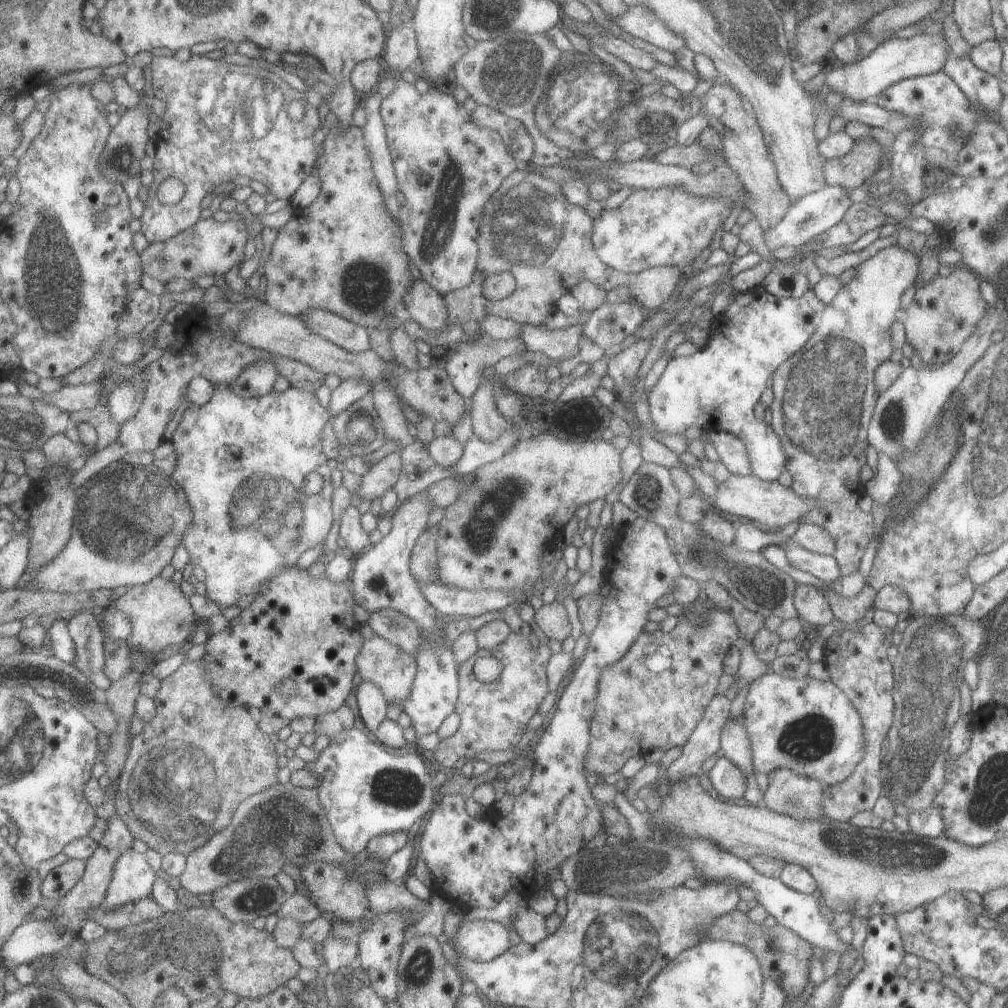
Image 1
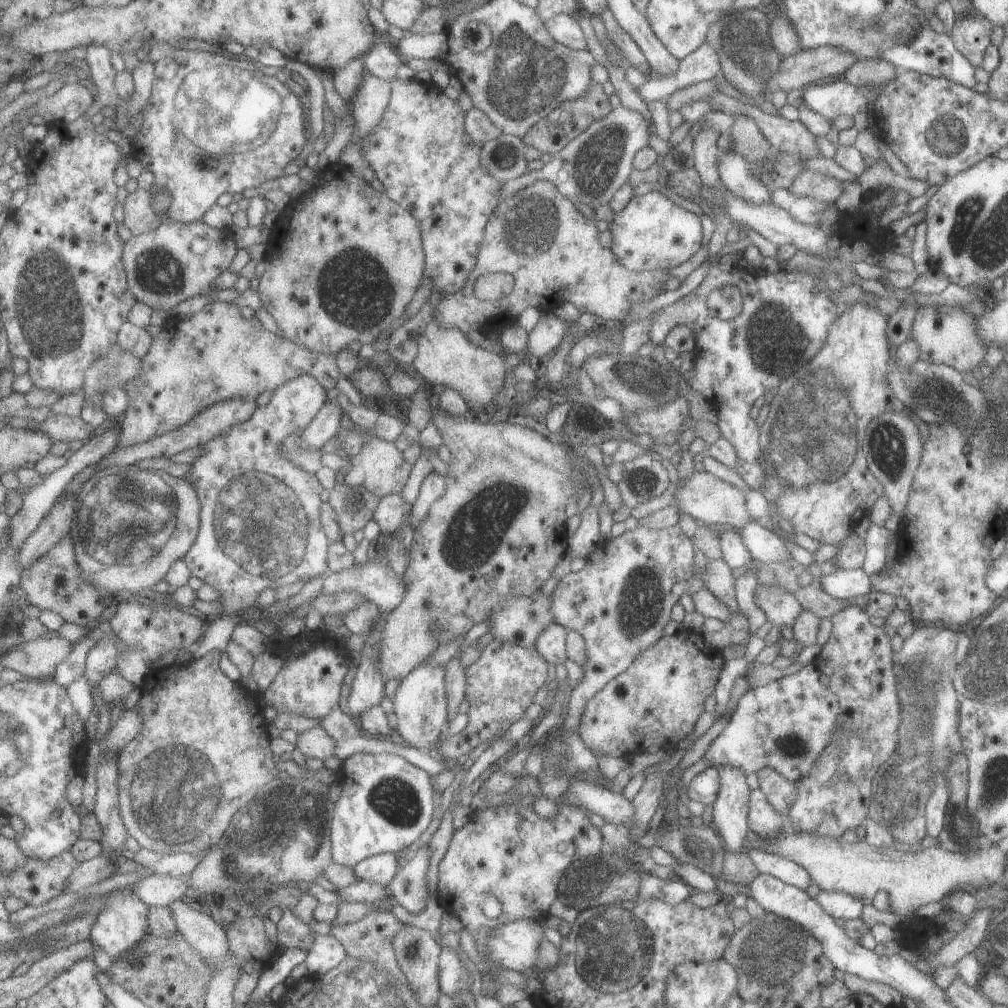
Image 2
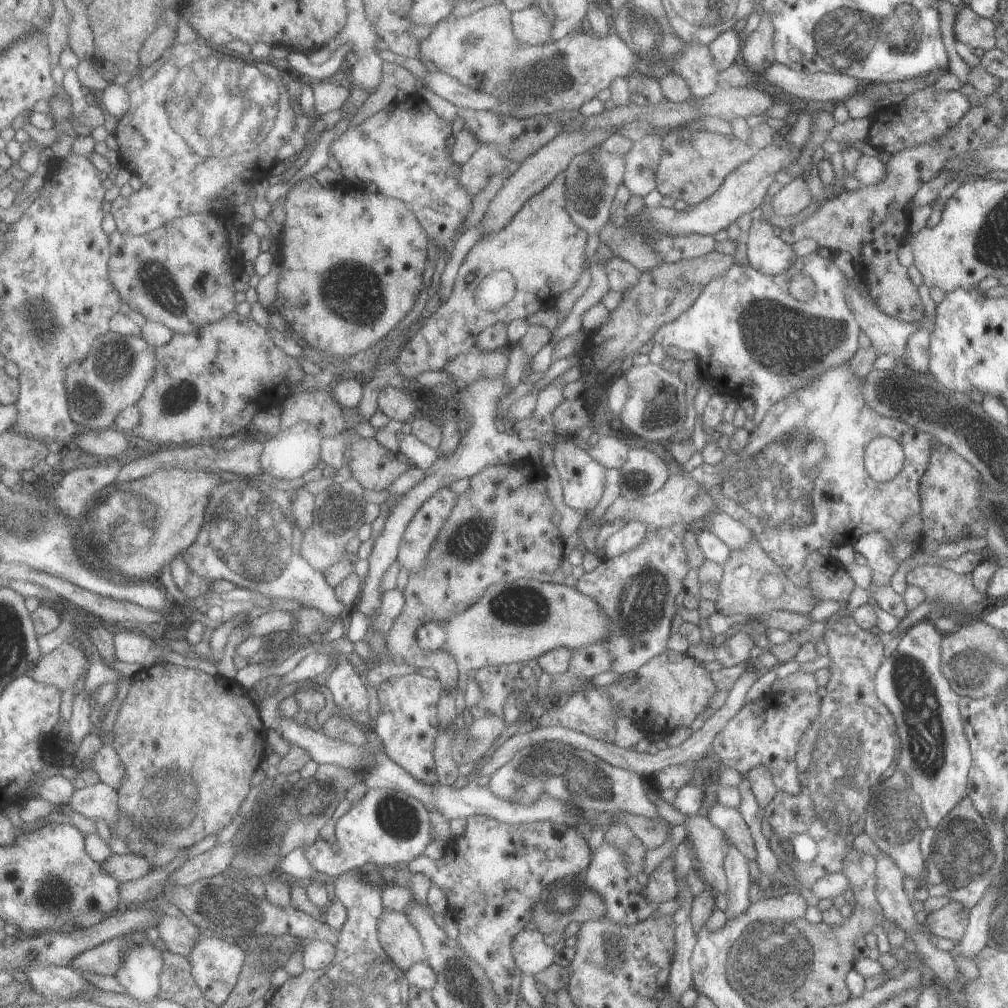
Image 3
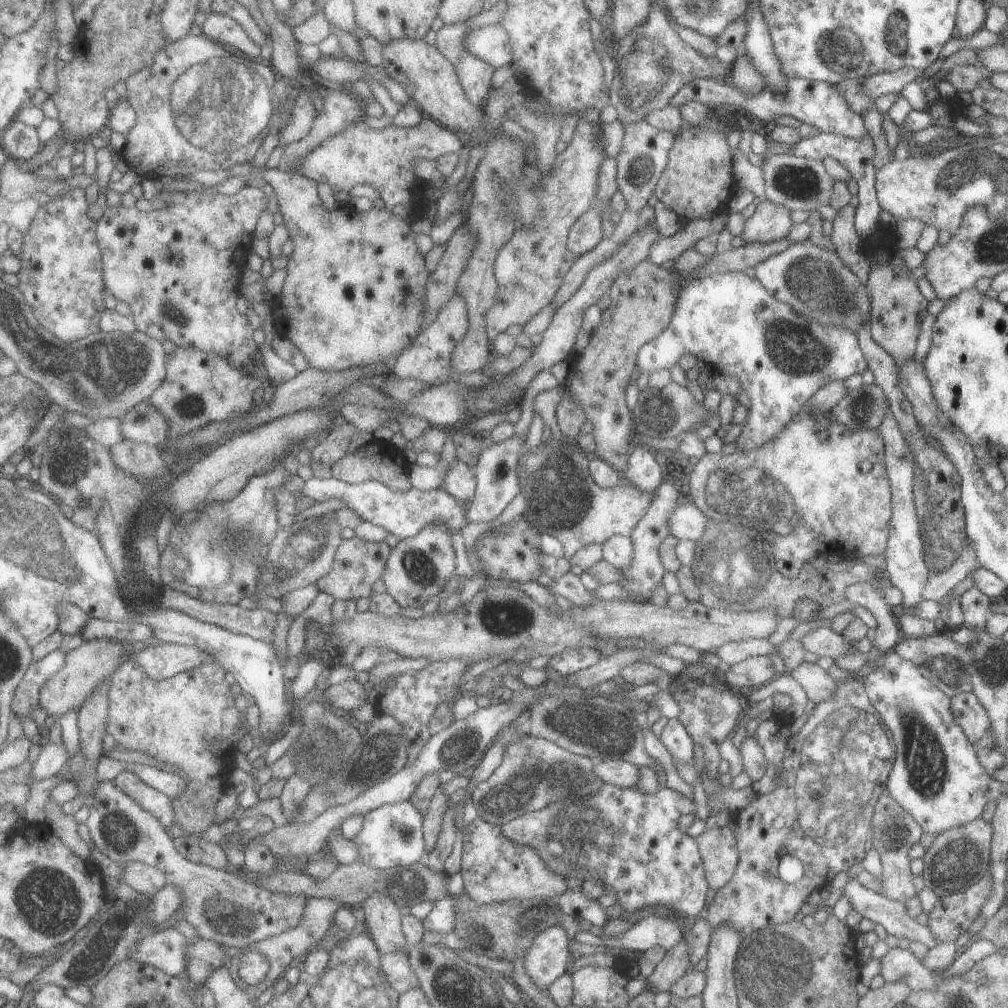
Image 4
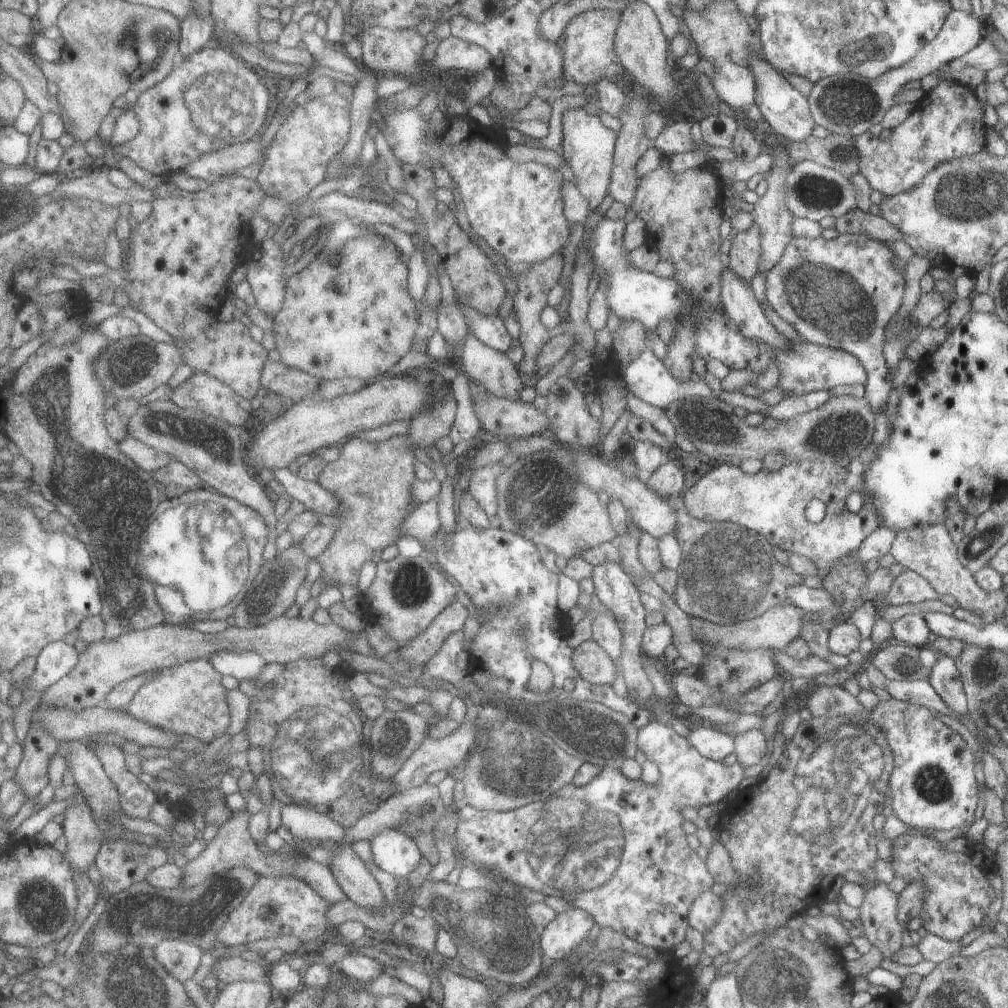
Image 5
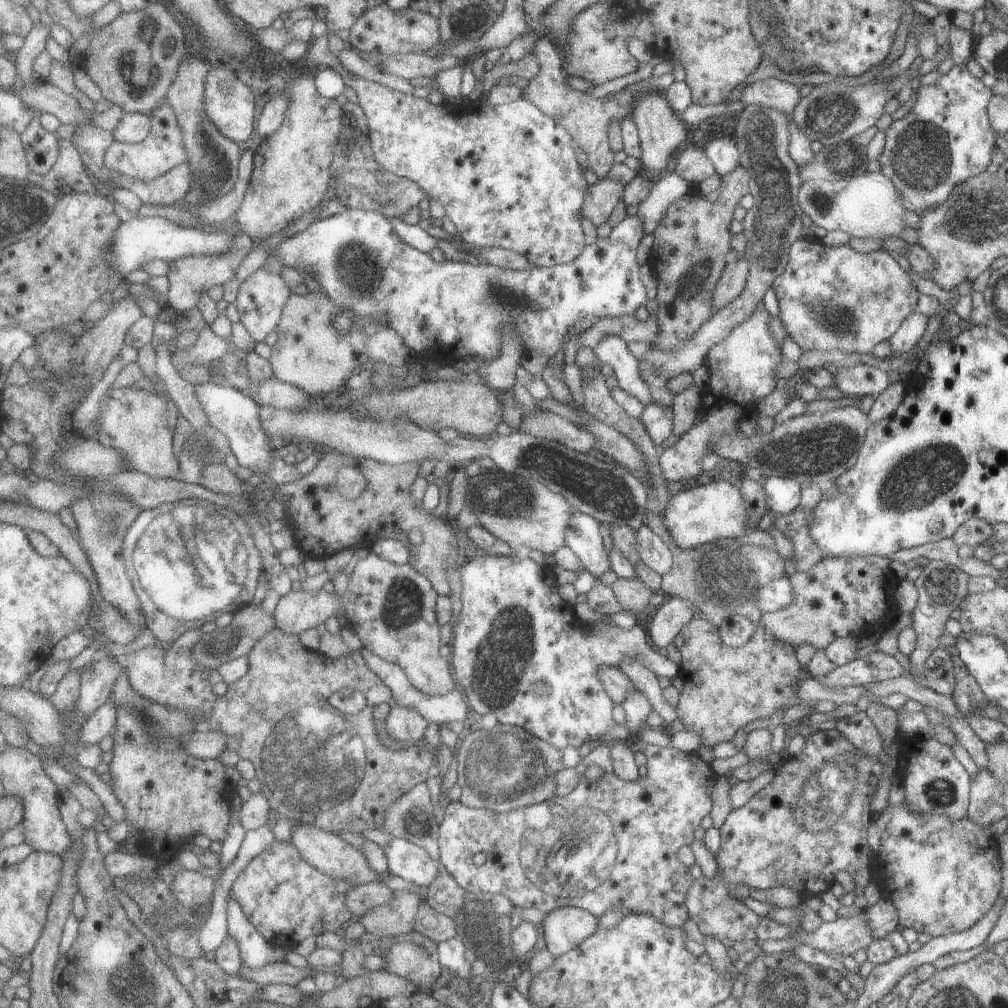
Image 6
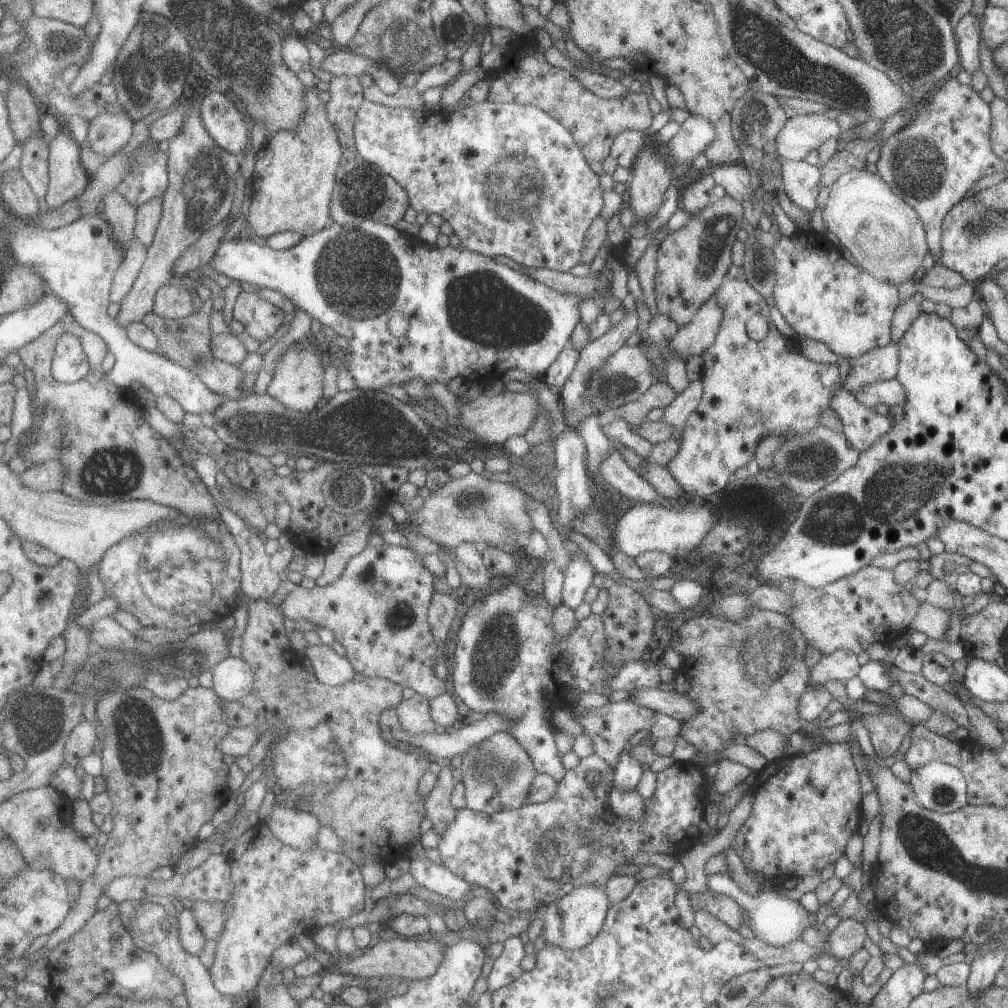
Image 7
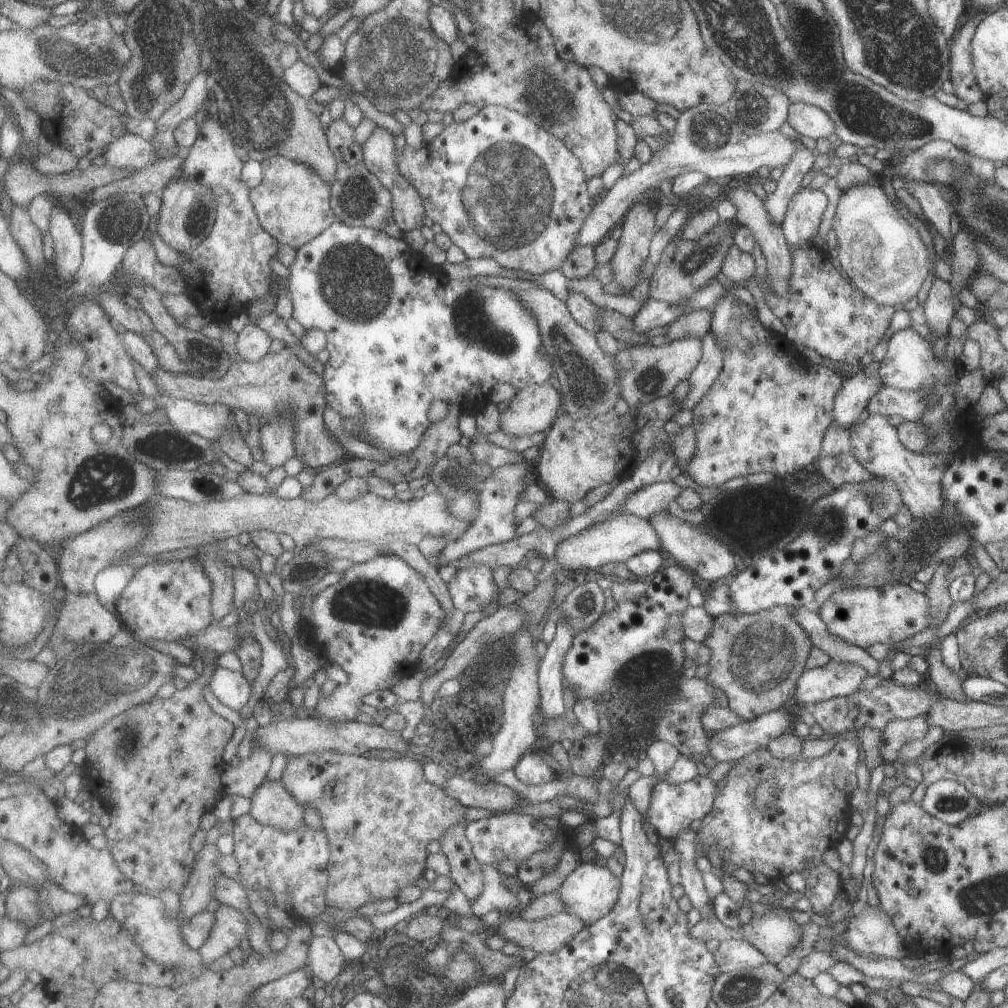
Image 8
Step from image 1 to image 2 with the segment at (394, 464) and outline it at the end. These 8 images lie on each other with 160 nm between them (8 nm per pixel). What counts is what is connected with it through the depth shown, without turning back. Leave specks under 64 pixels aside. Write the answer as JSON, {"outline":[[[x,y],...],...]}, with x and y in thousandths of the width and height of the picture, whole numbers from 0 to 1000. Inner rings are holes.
{"outline":[[[336,477],[326,486],[326,498],[333,503],[337,532],[359,525],[368,515],[378,494],[367,490],[359,481],[345,482]]]}

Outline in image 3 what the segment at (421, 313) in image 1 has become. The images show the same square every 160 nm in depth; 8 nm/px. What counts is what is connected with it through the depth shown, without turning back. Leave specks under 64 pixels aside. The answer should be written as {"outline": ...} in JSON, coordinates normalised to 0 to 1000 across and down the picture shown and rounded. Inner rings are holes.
{"outline":[[[471,344],[464,351],[445,357],[439,367],[450,373],[453,380],[465,382],[476,376],[491,376],[495,371],[500,371],[504,354],[500,350]]]}

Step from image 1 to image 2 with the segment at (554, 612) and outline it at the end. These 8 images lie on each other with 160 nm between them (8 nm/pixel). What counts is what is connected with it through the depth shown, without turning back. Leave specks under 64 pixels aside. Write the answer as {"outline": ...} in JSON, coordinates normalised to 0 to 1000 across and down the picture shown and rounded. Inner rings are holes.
{"outline":[[[555,618],[546,619],[542,627],[538,627],[534,633],[531,643],[536,651],[548,661],[559,661],[563,655],[562,635],[563,625]]]}

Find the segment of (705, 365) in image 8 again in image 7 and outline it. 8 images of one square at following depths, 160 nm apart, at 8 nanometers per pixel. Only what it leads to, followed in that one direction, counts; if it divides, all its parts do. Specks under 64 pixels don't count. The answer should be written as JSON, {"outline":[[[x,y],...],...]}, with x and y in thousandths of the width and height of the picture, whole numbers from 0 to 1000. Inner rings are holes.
{"outline":[[[694,375],[691,379],[686,379],[679,389],[673,390],[673,393],[665,401],[658,403],[657,418],[669,425],[671,435],[677,434],[679,419],[688,409],[688,405],[694,401],[697,389],[698,377]]]}

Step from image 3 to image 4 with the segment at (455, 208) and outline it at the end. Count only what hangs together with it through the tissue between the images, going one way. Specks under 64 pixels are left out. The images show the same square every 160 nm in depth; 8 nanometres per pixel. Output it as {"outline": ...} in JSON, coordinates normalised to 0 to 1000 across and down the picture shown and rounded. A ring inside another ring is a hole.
{"outline":[[[420,115],[418,121],[408,126],[385,125],[371,129],[362,119],[355,120],[339,131],[326,135],[316,146],[307,149],[293,163],[299,174],[315,181],[323,181],[329,188],[345,188],[354,183],[367,183],[382,200],[382,206],[409,221],[416,214],[424,214],[429,202],[417,188],[415,175],[411,173],[411,159],[433,157],[442,151],[454,149],[459,138],[452,131],[442,128],[431,118]]]}

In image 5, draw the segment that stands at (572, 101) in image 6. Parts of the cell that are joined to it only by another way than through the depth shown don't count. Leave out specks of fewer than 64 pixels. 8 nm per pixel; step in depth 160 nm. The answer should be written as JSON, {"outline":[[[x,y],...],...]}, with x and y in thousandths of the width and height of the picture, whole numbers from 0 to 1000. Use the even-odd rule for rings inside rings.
{"outline":[[[575,105],[562,109],[558,115],[559,142],[556,151],[565,163],[572,188],[583,198],[585,208],[589,209],[599,198],[601,187],[604,187],[613,131],[598,124],[593,114],[581,111]]]}

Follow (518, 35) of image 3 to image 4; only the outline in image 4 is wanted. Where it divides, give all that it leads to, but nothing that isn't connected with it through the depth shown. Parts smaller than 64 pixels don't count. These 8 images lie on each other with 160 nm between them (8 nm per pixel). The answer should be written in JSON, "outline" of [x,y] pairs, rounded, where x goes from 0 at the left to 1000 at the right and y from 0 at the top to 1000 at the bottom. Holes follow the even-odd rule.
{"outline":[[[496,24],[468,28],[462,35],[463,42],[459,45],[491,68],[509,61],[509,48],[504,31]]]}

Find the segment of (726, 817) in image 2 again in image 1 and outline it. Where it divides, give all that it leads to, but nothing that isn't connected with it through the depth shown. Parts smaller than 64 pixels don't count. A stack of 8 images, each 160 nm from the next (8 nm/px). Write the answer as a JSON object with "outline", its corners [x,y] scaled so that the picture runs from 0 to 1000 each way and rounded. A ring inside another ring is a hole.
{"outline":[[[735,707],[723,714],[715,728],[715,744],[742,772],[749,766],[743,728],[739,719],[739,710]]]}

